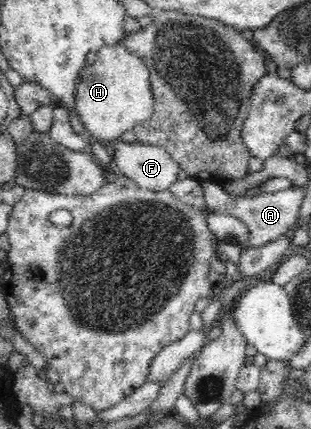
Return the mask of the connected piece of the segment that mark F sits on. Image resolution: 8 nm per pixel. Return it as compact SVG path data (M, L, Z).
M119 139L113 145L113 157L117 169L141 189L163 191L177 181L179 164L161 146Z

